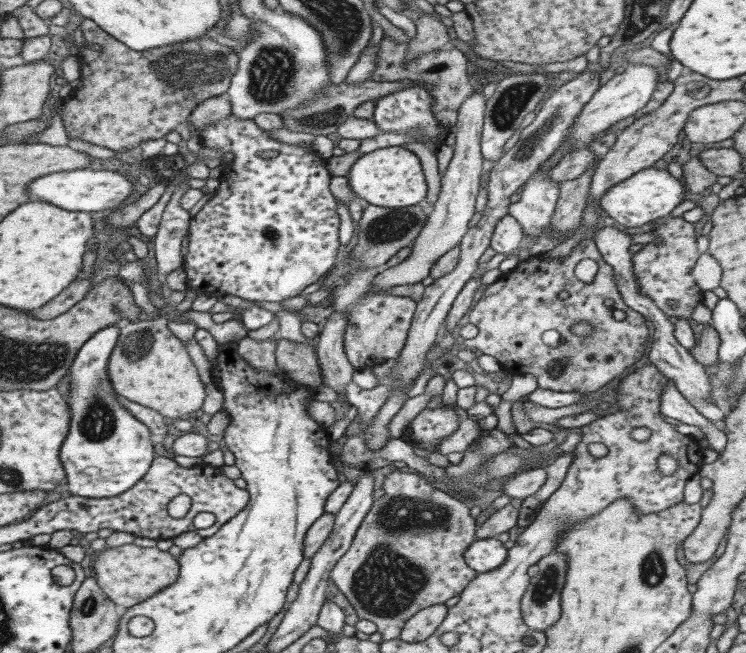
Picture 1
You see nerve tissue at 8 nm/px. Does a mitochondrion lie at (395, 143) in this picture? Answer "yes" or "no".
no

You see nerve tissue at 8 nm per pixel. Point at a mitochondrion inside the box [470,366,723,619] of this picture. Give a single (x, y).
(653, 569)

